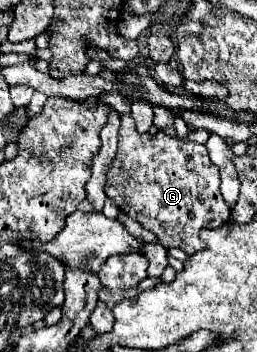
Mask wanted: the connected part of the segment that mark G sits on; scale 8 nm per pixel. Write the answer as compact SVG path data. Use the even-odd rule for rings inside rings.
M132 114L122 116L118 140L116 158L108 170L106 196L124 214L154 232L162 246L182 248L190 256L204 250L206 244L200 240L200 230L218 228L230 220L230 210L220 194L220 174L210 162L206 146L188 138L172 138L164 132L154 138L148 132L138 134Z

